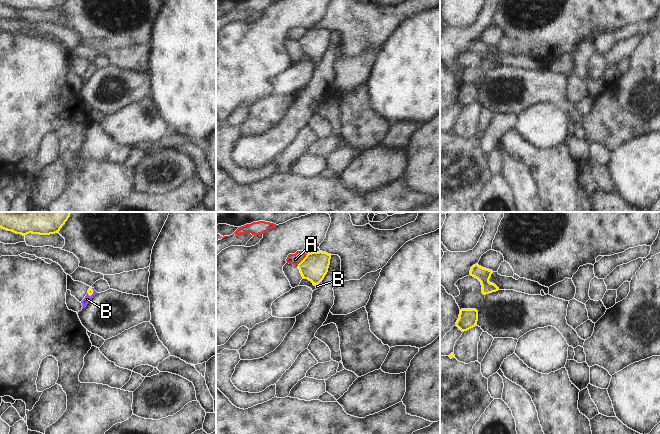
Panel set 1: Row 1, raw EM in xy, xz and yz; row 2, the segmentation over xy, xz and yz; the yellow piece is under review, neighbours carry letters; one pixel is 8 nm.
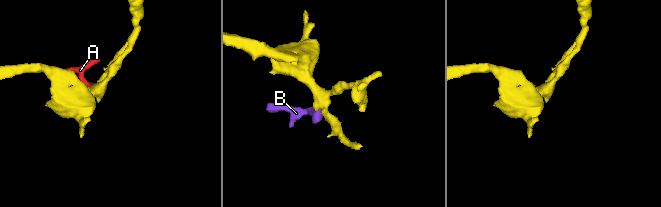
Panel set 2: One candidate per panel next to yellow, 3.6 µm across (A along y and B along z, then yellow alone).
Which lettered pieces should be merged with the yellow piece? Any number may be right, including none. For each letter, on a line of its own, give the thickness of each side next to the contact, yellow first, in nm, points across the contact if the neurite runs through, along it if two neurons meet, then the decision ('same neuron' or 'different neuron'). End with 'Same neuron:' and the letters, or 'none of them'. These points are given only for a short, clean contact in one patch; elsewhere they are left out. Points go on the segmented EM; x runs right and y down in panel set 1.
A: 220 nm thick on the yellow side, 90 nm on the other; border along xz (307, 254), (297, 265); different neuron
B: 50 nm thick on the yellow side, 60 nm on the other; runs through xy (90, 291), (93, 291), (87, 299); same neuron
Same neuron: B

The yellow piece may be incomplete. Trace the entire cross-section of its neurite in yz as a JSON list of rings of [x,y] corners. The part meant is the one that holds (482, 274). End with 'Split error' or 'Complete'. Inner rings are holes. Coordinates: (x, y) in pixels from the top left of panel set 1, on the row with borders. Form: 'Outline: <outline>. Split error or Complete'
Outline: [[[475,264],[471,267],[470,275],[477,278],[481,282],[482,293],[484,295],[499,290],[499,288],[495,284],[489,282],[492,273],[492,270],[483,268],[478,264]]]. Complete

